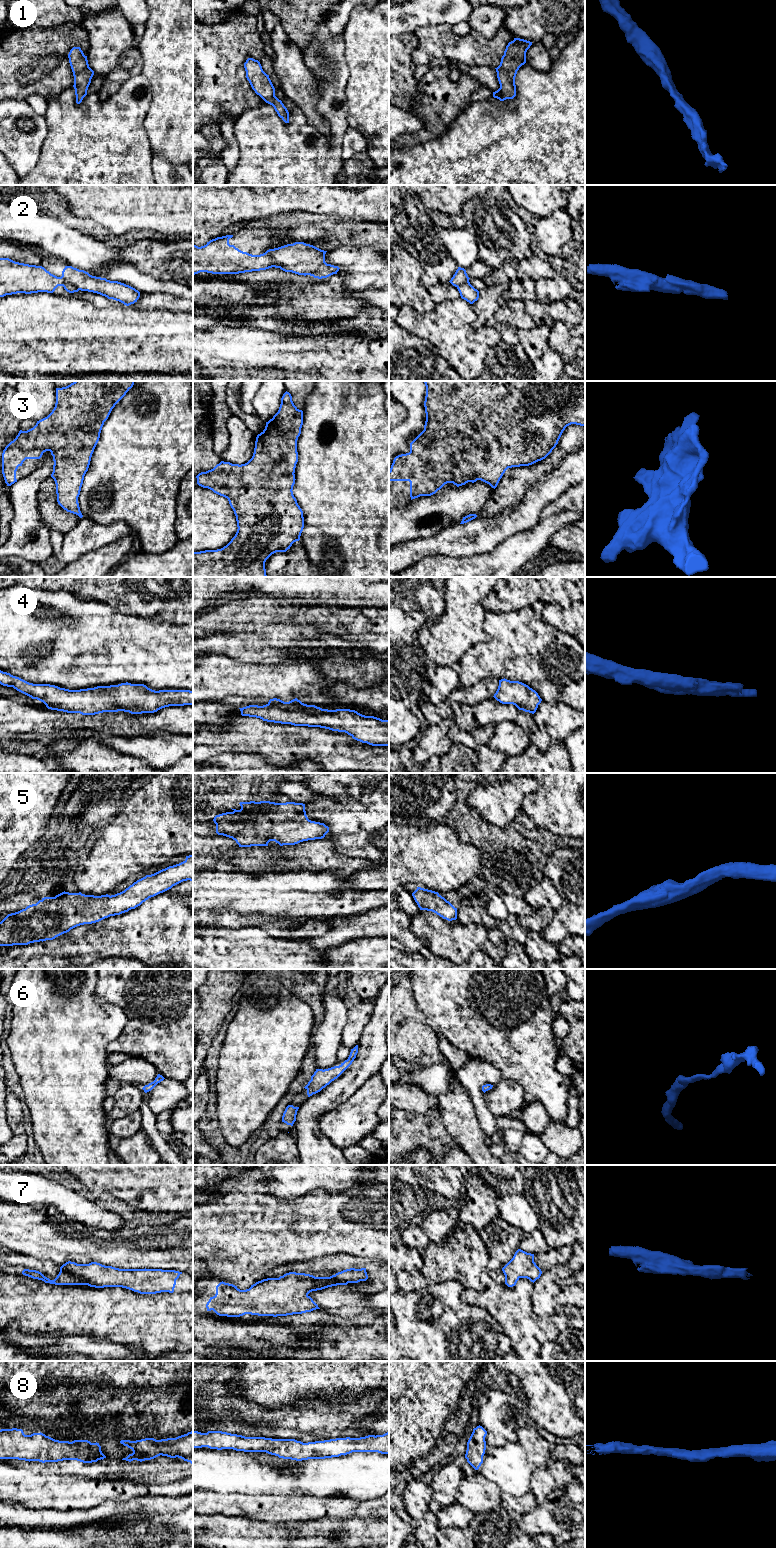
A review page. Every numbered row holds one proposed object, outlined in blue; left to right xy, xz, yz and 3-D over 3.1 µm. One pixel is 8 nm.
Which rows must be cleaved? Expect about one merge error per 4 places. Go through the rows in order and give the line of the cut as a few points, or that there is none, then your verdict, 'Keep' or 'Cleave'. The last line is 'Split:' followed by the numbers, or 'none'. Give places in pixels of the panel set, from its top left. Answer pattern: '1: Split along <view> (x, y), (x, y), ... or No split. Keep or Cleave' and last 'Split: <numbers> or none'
1: No split. Keep
2: Split along xy (61, 276), (79, 289). Cleave
3: No split. Keep
4: No split. Keep
5: No split. Keep
6: No split. Keep
7: No split. Keep
8: No split. Keep
Split: 2

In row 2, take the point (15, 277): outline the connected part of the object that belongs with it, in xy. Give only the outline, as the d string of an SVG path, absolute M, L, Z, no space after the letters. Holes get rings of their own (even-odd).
M0 258L0 297L17 293L53 293L58 286L63 286L69 293L79 291L64 278L51 274L42 266Z

